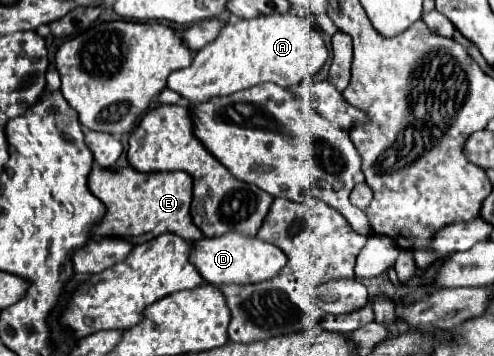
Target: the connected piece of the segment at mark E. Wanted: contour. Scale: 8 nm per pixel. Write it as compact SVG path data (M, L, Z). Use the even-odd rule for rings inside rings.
M93 166L89 180L91 194L105 204L103 218L91 228L91 238L123 238L131 244L143 244L165 232L179 234L183 240L193 242L203 238L201 230L189 216L193 196L193 180L187 172L137 172L133 168L99 168Z

